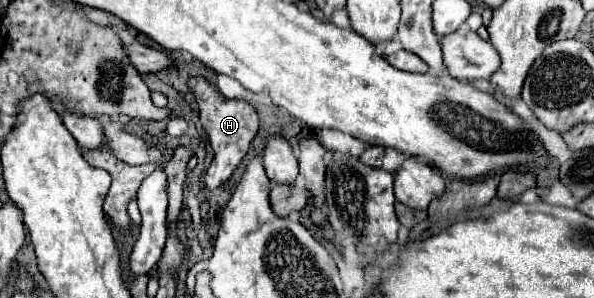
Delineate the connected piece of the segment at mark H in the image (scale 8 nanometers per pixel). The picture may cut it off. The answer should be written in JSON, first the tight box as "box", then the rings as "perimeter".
{"box":[187,76,259,190],"perimeter":[[[199,76],[189,78],[187,84],[189,84],[189,90],[195,94],[195,100],[199,102],[199,110],[201,110],[199,120],[201,120],[201,126],[207,132],[207,138],[209,138],[211,148],[215,152],[213,162],[207,168],[205,178],[203,178],[205,188],[213,190],[213,188],[219,188],[221,184],[225,184],[229,180],[233,170],[239,166],[239,162],[247,154],[247,150],[251,146],[251,140],[257,134],[259,118],[257,118],[255,108],[249,102],[245,102],[245,100],[229,100],[213,84],[199,86]]]}

